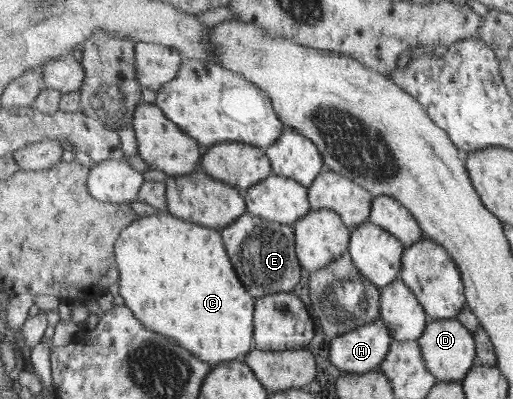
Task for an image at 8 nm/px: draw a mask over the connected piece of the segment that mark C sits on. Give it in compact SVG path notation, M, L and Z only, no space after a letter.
M168 211L138 218L115 243L115 260L120 270L119 294L149 330L175 338L197 358L212 366L245 358L255 348L255 298L231 268L221 230L187 222Z

